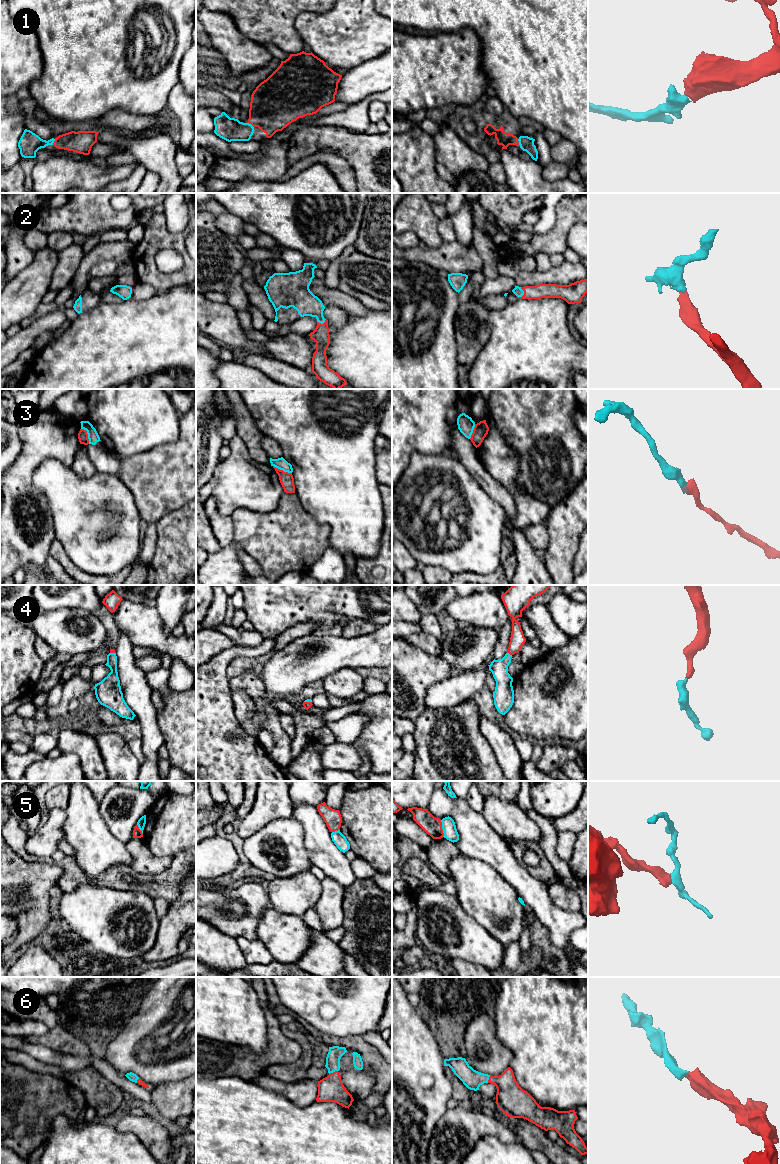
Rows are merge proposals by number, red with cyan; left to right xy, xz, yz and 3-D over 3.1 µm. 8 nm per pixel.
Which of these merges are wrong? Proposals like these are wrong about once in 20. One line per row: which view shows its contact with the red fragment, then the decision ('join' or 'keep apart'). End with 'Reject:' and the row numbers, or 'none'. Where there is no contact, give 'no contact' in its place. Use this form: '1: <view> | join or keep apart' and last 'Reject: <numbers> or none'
1: xz | join
2: yz | join
3: xz | join
4: yz | join
5: yz | join
6: xz | join
Reject: none

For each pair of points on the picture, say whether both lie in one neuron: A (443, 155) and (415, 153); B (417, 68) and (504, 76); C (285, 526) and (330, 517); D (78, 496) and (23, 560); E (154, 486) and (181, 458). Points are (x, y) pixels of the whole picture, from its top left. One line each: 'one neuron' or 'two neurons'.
A: two neurons
B: two neurons
C: two neurons
D: two neurons
E: one neuron

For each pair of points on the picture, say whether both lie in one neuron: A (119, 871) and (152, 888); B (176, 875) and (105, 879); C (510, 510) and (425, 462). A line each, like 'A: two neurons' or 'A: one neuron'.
A: one neuron
B: one neuron
C: two neurons

